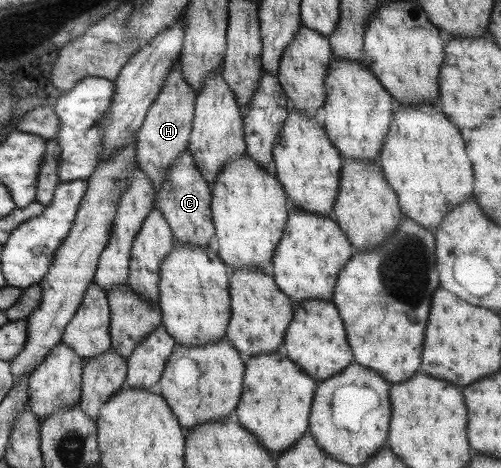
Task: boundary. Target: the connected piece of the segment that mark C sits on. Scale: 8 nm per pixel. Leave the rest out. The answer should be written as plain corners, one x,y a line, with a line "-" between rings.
187,151
174,160
167,171
162,187
155,195
153,207
162,214
177,243
208,246
208,241
215,232
210,211
211,188
207,186
206,180
202,179
193,164
192,156

